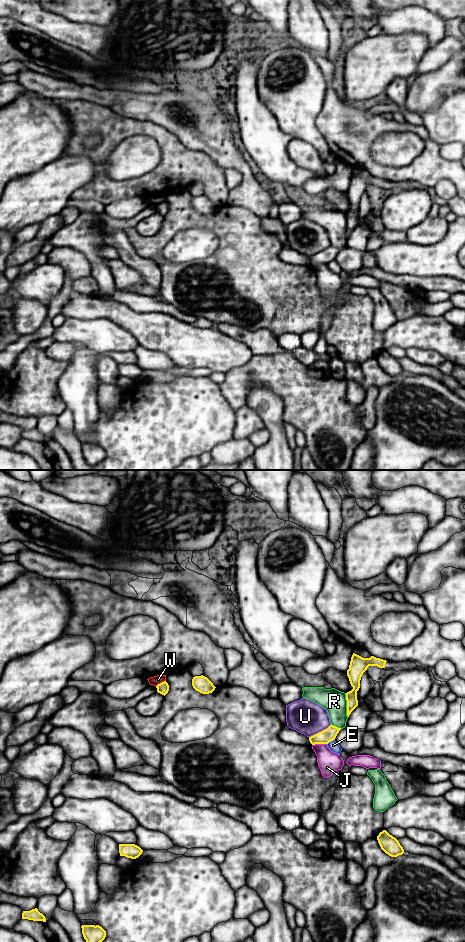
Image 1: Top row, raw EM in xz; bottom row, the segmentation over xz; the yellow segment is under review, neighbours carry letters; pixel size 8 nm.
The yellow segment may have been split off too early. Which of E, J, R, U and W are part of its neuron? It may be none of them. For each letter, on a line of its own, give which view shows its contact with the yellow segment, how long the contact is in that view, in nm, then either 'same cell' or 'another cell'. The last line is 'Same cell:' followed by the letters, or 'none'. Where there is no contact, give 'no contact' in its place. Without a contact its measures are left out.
E: meets yellow in xz; contact 80 nm long; another cell
J: meets yellow in xz; contact 110 nm long; another cell
R: meets yellow in xz; contact 190 nm long; another cell
U: meets yellow in xz; contact 200 nm long; another cell
W: meets yellow in xz; contact 90 nm long; another cell
Same cell: none

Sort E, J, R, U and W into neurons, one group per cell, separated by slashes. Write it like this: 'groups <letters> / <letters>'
groups E / J / R / U / W

